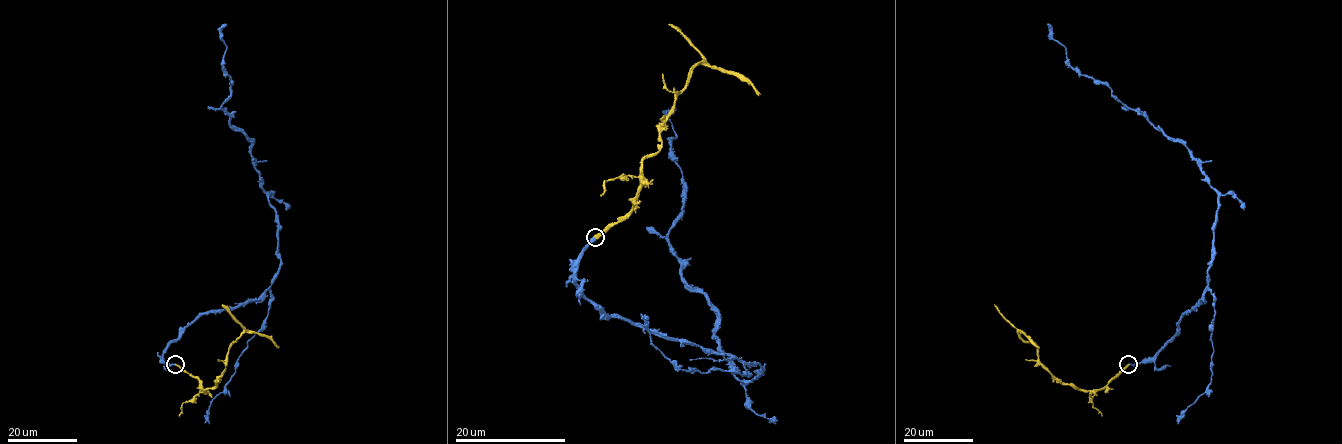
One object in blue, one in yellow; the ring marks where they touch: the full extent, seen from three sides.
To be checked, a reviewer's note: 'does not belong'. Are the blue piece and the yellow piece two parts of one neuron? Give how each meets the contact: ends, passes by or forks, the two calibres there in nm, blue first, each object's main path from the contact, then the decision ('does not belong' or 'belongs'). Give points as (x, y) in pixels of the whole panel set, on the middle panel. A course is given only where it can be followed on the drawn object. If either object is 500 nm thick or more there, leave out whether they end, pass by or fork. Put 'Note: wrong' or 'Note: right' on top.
Note: wrong
blue ends; yellow ends; calibres 440 and 380 nm; course blue (595, 238), (576, 286), (606, 314), (757, 376), (735, 376), (717, 310), (670, 249), (675, 108); course yellow (595, 238), (625, 217), (638, 198), (642, 162), (659, 150), (660, 124), (696, 65), (736, 72), (758, 95); belongs

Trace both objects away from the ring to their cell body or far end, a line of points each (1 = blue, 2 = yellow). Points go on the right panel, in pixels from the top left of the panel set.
1: (1128, 365), (1149, 360), (1200, 300), (1214, 253), (1218, 196), (1182, 142), (1068, 62), (1065, 48), (1047, 23)
2: (1128, 365), (1103, 387), (1081, 391), (1048, 370), (1037, 347), (1025, 342), (1020, 332), (1039, 348)

